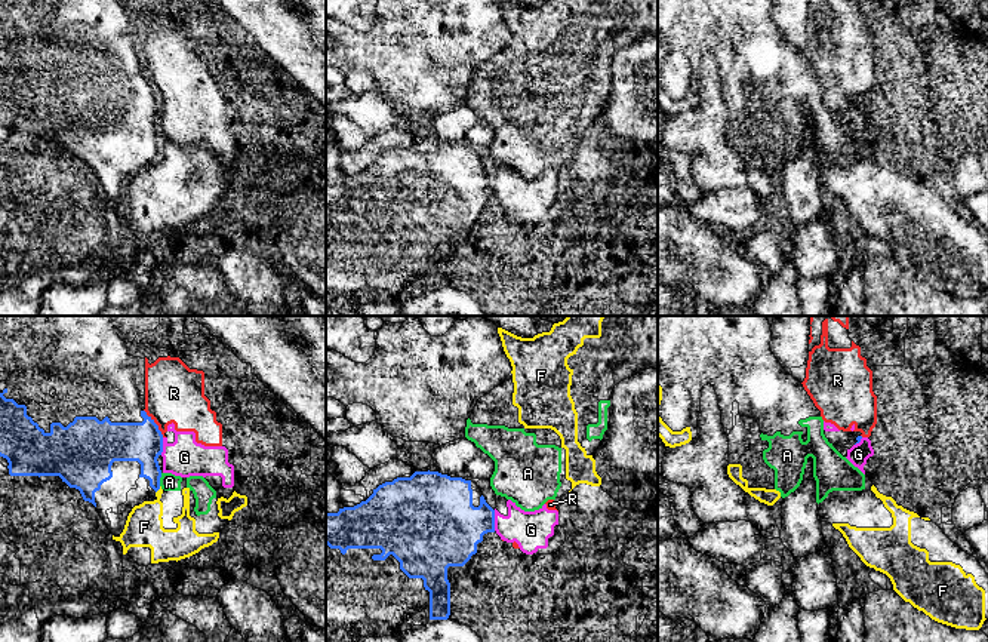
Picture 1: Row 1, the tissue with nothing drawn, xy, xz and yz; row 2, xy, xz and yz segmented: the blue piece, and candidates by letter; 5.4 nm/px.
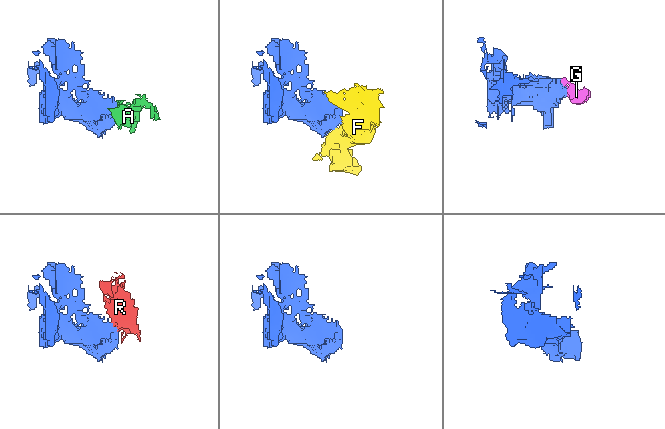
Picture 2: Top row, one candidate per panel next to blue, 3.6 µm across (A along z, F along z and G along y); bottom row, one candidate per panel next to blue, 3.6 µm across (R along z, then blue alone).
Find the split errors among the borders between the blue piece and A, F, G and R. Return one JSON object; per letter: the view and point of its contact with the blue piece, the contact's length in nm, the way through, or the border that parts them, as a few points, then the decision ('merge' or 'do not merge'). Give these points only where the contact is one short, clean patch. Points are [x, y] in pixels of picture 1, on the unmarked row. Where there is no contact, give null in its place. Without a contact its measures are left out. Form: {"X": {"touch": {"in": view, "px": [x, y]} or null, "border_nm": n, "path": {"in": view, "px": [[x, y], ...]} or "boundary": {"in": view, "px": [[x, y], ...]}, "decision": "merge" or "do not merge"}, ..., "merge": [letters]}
{"A": {"touch": {"in": "xy", "px": [159, 147]}, "border_nm": 70, "boundary": {"in": "xy", "px": [[162, 141], [159, 153]]}, "decision": "do not merge"}, "F": {"touch": {"in": "xy", "px": [159, 156]}, "border_nm": 50, "decision": "do not merge"}, "G": {"touch": {"in": "xz", "px": [494, 189]}, "border_nm": 110, "decision": "do not merge"}, "R": {"touch": {"in": "xy", "px": [154, 91]}, "border_nm": 190, "boundary": {"in": "xy", "px": [[144, 77], [163, 104]]}, "decision": "do not merge"}, "merge": []}

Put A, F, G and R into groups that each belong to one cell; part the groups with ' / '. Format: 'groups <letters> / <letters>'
groups A F / G R

